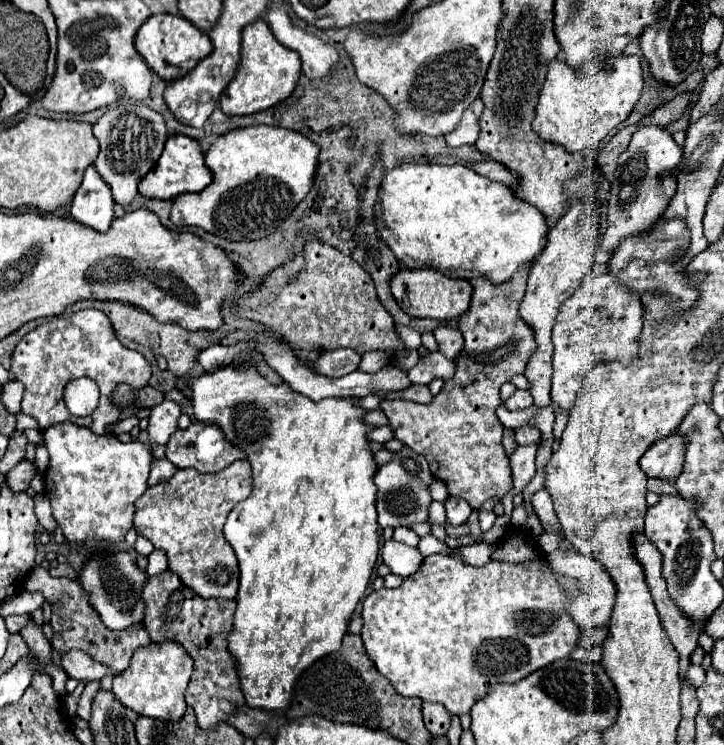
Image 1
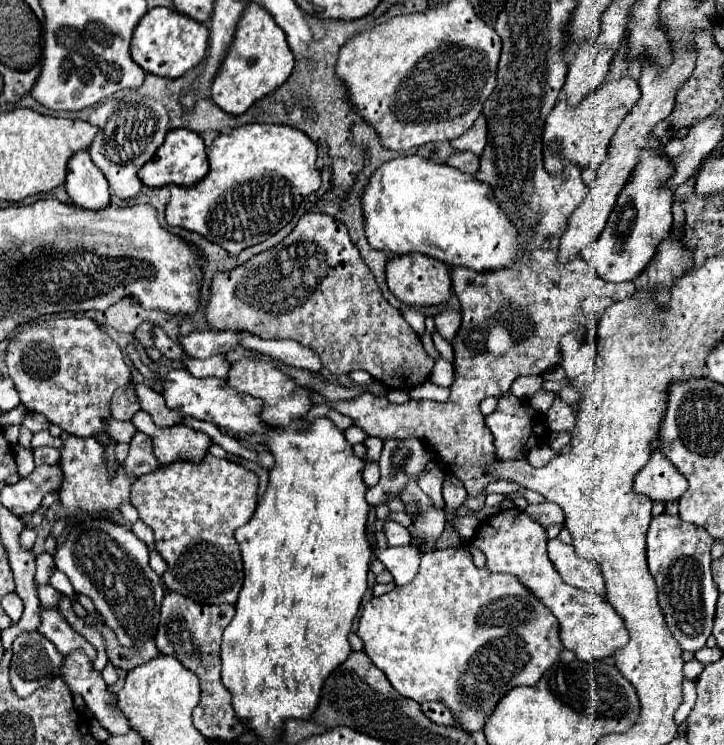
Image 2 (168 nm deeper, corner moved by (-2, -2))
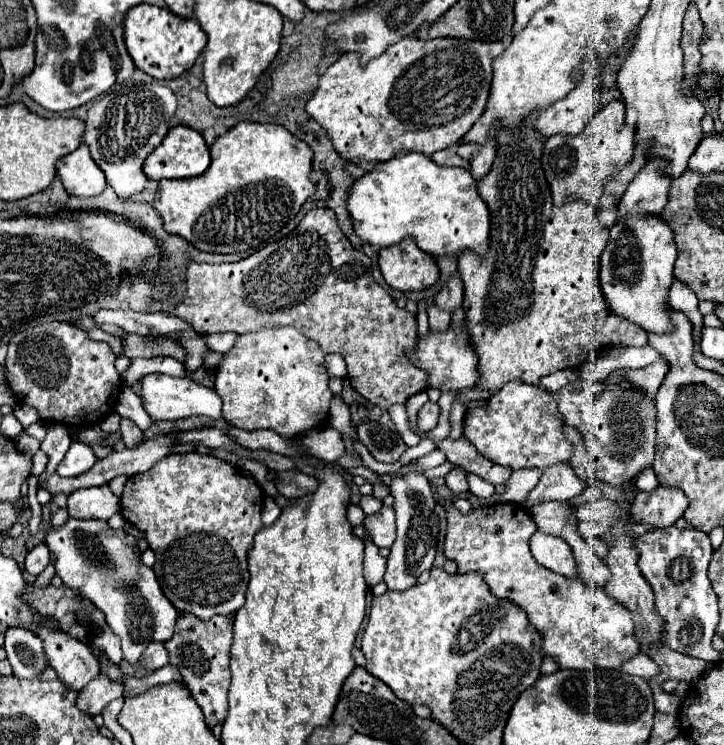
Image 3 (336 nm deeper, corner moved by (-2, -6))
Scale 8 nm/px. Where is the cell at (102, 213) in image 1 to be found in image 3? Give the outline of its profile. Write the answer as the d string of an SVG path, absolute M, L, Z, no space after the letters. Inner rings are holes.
M81 143L81 147L77 147L73 153L63 155L55 167L69 195L95 197L105 189L105 175L91 159L89 147L85 143Z

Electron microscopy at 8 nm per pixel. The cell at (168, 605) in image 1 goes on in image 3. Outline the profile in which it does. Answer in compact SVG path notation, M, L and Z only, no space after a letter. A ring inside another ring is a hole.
M181 615L177 619L175 635L165 643L171 665L179 667L185 685L193 699L205 713L209 727L215 727L227 717L227 689L229 689L229 649L233 641L233 615L217 615L209 621L201 621L195 615Z

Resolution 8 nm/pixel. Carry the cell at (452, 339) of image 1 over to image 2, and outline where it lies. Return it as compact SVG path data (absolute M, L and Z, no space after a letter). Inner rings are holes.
M445 311L445 313L441 313L441 315L435 317L437 333L439 333L445 341L449 341L449 343L453 343L455 335L457 335L457 331L459 331L459 323L461 323L461 315L459 315L457 311Z

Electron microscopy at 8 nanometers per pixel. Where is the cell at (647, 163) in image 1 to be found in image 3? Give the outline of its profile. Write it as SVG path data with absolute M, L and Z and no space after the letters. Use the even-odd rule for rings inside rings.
M643 215L637 219L631 217L627 221L619 221L615 227L611 227L609 245L601 257L601 289L607 309L617 317L625 317L631 323L637 323L649 333L671 331L673 323L669 317L669 289L675 281L675 259L677 247L673 233L663 219Z

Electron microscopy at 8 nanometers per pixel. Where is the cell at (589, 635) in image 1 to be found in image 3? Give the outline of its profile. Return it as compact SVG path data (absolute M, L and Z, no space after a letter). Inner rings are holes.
M441 499L447 511L447 533L443 543L445 559L457 563L459 573L481 571L489 591L519 605L533 627L543 635L541 651L559 663L559 669L619 669L635 657L639 641L635 639L635 623L631 611L605 593L585 585L581 579L563 579L535 563L529 551L529 539L537 531L535 521L523 505L493 503L461 513L449 499Z

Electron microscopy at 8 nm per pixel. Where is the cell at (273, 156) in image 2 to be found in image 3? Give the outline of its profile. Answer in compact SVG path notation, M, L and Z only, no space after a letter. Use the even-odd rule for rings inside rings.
M241 121L225 135L217 137L211 145L211 165L201 177L191 179L163 179L153 201L153 207L161 215L165 231L187 239L207 253L245 253L259 251L269 239L283 229L301 209L301 205L315 193L315 185L309 179L311 173L311 149L307 143L291 135L283 125Z

